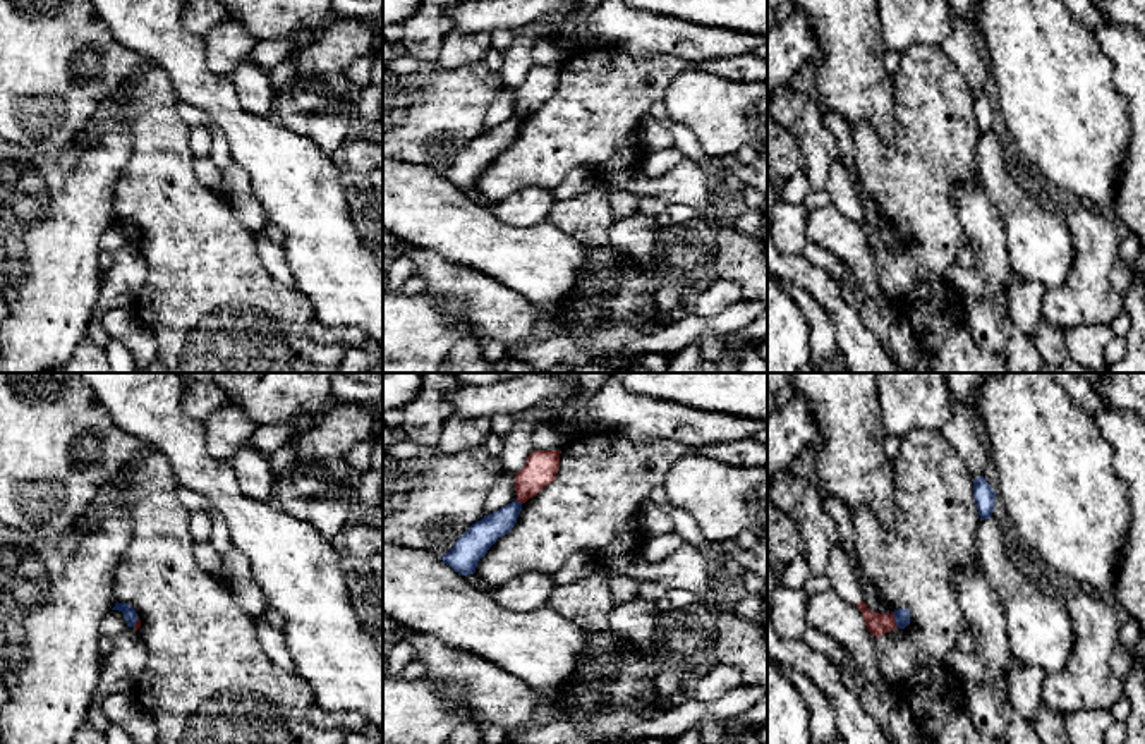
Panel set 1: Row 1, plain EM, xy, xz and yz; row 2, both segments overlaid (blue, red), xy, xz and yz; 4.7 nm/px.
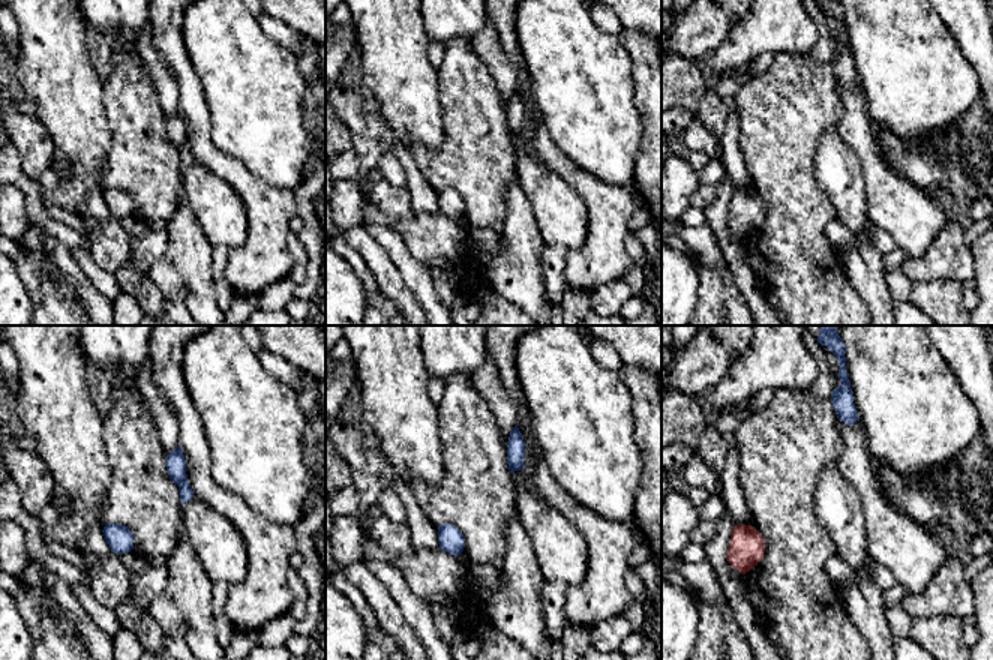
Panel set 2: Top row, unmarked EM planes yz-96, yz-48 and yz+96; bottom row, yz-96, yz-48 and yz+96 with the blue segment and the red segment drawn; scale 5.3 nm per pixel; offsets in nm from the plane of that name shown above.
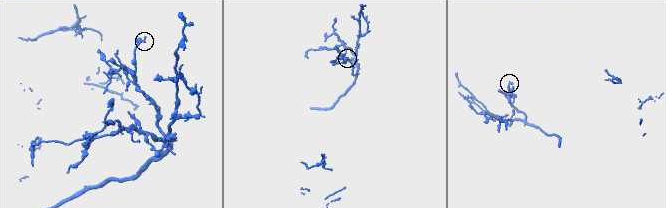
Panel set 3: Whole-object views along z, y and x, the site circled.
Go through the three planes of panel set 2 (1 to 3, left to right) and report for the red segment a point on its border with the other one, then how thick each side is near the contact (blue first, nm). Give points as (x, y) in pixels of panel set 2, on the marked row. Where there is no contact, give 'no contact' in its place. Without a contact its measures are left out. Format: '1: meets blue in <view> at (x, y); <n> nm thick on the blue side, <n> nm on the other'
1: no contact
2: no contact
3: no contact

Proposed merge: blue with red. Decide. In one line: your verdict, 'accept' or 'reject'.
reject

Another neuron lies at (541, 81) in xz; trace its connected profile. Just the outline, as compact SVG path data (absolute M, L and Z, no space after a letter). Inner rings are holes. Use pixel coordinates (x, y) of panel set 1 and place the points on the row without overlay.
M534 65L515 89L517 117L525 119L551 100L560 84L561 65Z

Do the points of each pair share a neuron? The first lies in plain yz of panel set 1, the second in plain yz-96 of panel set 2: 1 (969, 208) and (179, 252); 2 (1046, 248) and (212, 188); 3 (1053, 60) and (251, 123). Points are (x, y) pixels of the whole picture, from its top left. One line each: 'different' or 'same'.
1: same
2: same
3: same

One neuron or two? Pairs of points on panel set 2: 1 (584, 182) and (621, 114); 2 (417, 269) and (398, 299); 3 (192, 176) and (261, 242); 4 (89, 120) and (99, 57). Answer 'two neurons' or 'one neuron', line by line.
1: two neurons
2: two neurons
3: two neurons
4: two neurons

